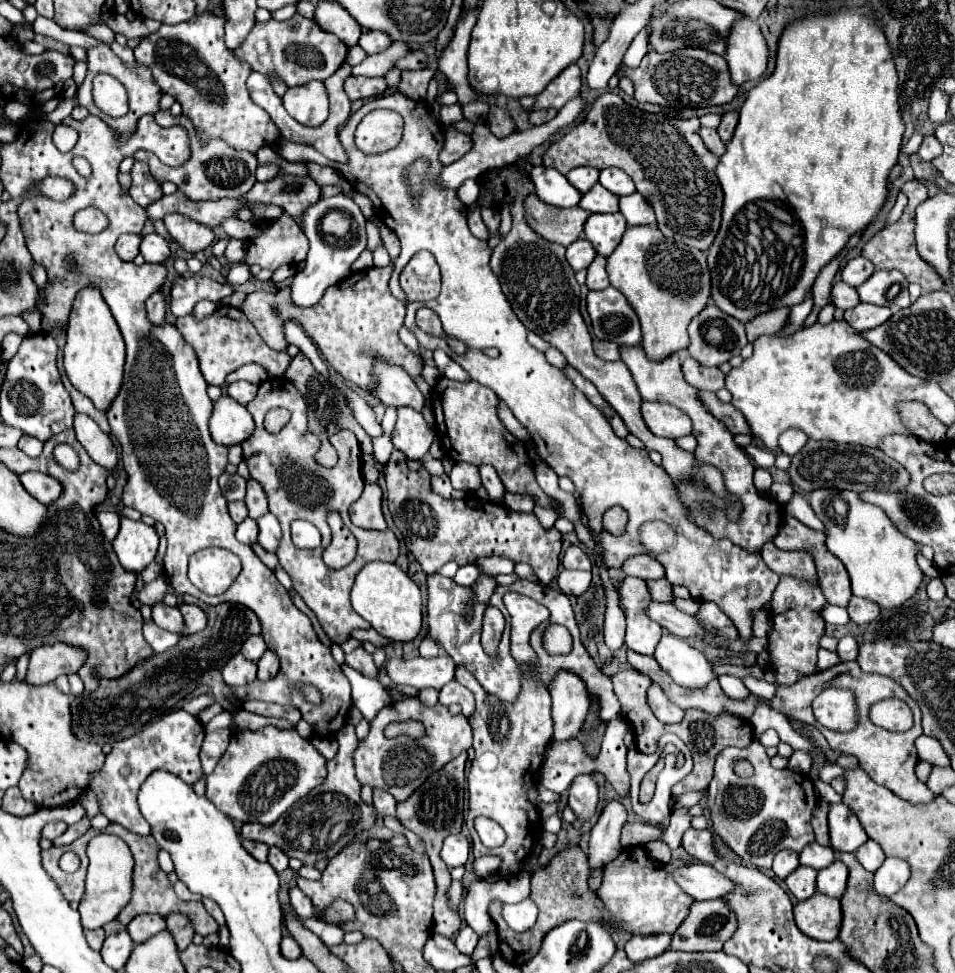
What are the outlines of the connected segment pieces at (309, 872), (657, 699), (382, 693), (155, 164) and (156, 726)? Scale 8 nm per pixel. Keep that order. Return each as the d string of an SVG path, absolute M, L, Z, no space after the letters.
M347 722L337 734L335 740L339 742L339 752L333 760L327 762L327 780L319 788L311 790L307 796L303 796L299 802L295 802L275 824L263 826L263 824L243 824L241 836L257 842L265 842L269 846L281 848L289 858L297 858L303 862L303 868L299 875L311 880L317 880L321 873L315 864L319 860L327 860L335 856L345 844L349 844L357 834L367 832L375 826L377 812L373 804L363 802L361 798L361 784L355 776L355 764L353 764L353 752L359 744L355 726Z
M651 683L647 691L647 702L649 702L653 714L655 714L661 722L671 724L671 722L683 720L683 714L685 714L685 712L683 712L677 704L673 704L671 700L667 700L665 692L663 692L657 683Z
M347 664L341 665L343 674L347 676L347 680L351 682L353 688L353 706L361 710L361 714L367 720L373 720L375 714L387 706L391 702L387 690L383 688L383 684L377 678L365 678L363 674L355 672L353 668L349 668Z
M159 110L155 114L155 122L163 128L171 128L171 126L183 126L191 138L191 156L185 164L181 164L179 168L171 168L161 164L161 160L145 150L135 152L135 162L145 162L153 174L153 178L157 182L173 182L177 186L179 192L183 192L185 196L189 196L189 200L221 200L221 198L243 198L251 186L255 184L255 168L257 168L257 158L249 152L235 152L233 148L229 148L227 144L223 144L223 140L209 140L207 144L203 144L197 134L195 128L191 124L191 120L187 120L187 116L171 116L169 110Z
M177 708L161 716L159 720L151 722L135 736L117 742L111 754L107 754L103 770L97 772L91 782L91 788L97 792L97 798L101 802L101 812L111 822L121 824L123 828L135 834L149 836L151 828L147 820L141 816L137 806L139 786L151 774L151 770L169 770L177 774L181 780L185 780L187 784L197 782L203 776L201 764L199 764L199 748L201 748L203 736L205 736L205 728L201 726L201 722L195 716L187 714L183 708Z

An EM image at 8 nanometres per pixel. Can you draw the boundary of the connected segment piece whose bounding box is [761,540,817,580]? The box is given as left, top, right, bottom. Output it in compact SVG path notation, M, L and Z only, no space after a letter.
M769 540L763 544L761 548L761 556L765 560L765 564L777 572L779 576L789 574L795 578L805 578L805 580L815 580L817 572L815 572L815 564L811 560L811 556L807 556L807 552L786 552L777 549L773 540Z

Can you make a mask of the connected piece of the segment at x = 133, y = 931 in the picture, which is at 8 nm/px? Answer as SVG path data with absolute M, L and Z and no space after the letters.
M141 914L141 916L133 918L127 926L127 932L135 944L149 940L151 936L155 936L163 930L165 930L165 920L161 916L155 916L155 914Z

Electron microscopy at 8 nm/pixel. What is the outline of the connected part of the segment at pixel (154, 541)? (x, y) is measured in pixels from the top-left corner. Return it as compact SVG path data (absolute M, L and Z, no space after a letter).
M121 518L121 528L117 538L113 540L113 550L121 566L129 572L143 572L147 564L155 560L155 552L159 546L159 536L153 526L145 522L135 522L129 518Z

